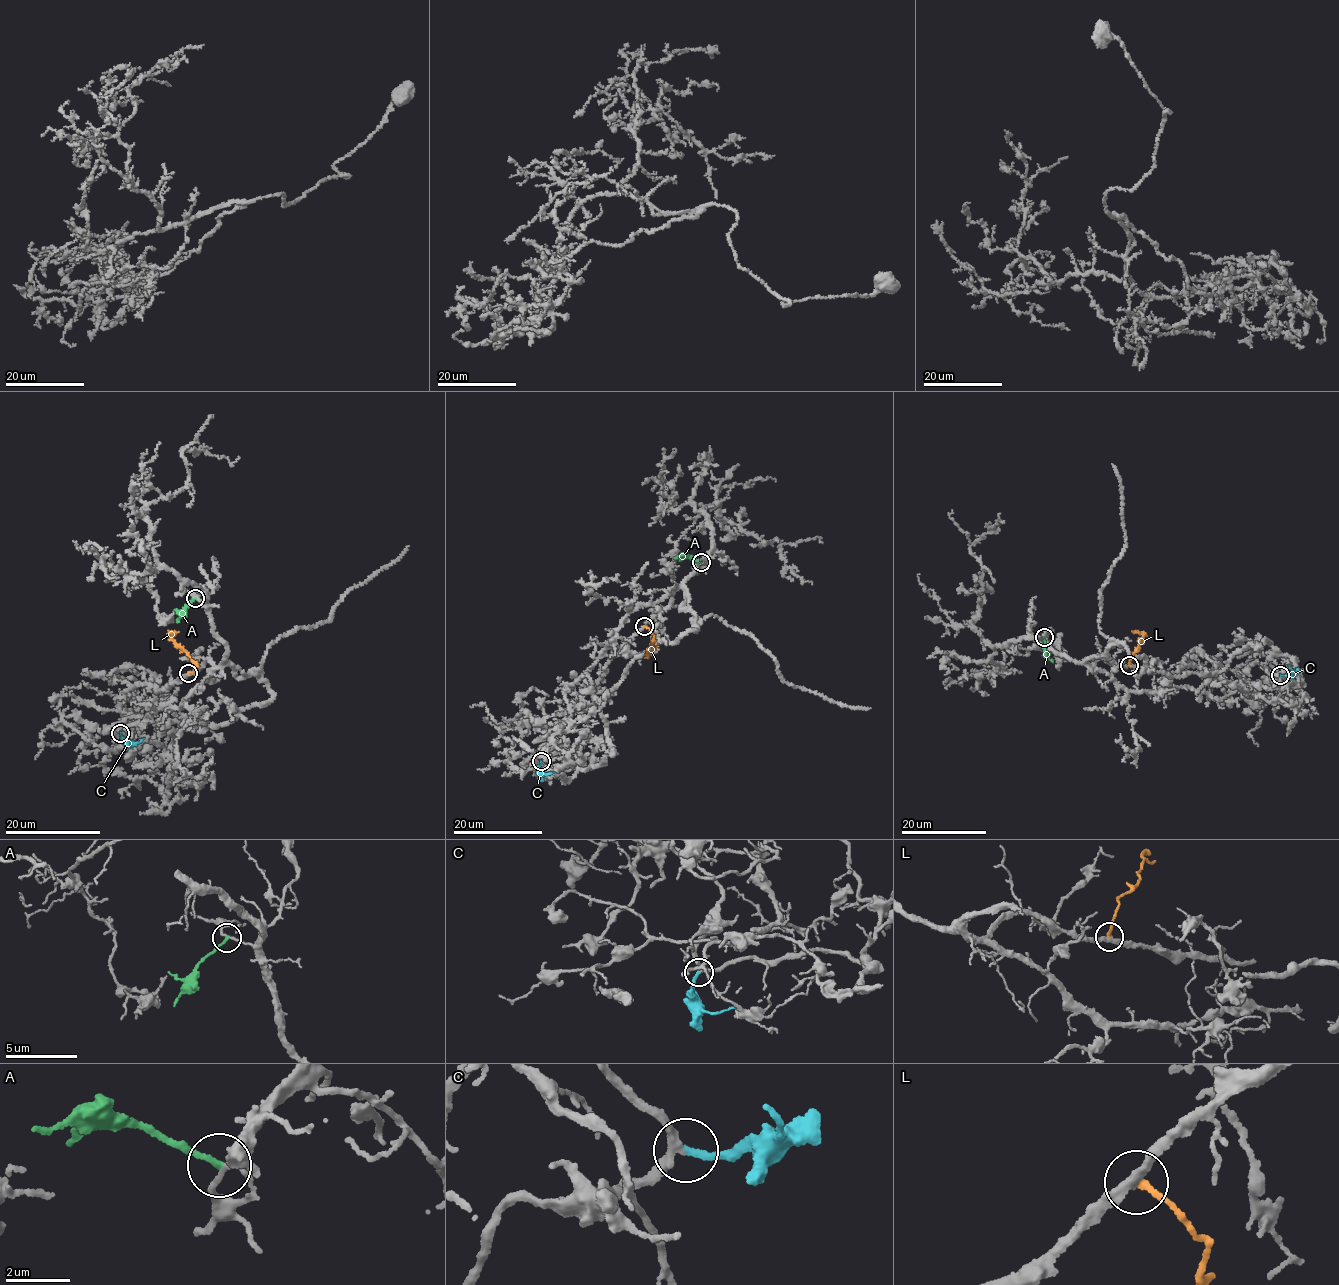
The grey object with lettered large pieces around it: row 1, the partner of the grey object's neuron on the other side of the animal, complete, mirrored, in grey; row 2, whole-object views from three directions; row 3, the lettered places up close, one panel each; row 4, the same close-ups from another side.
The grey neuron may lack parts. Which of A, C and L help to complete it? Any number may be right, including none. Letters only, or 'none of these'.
C

